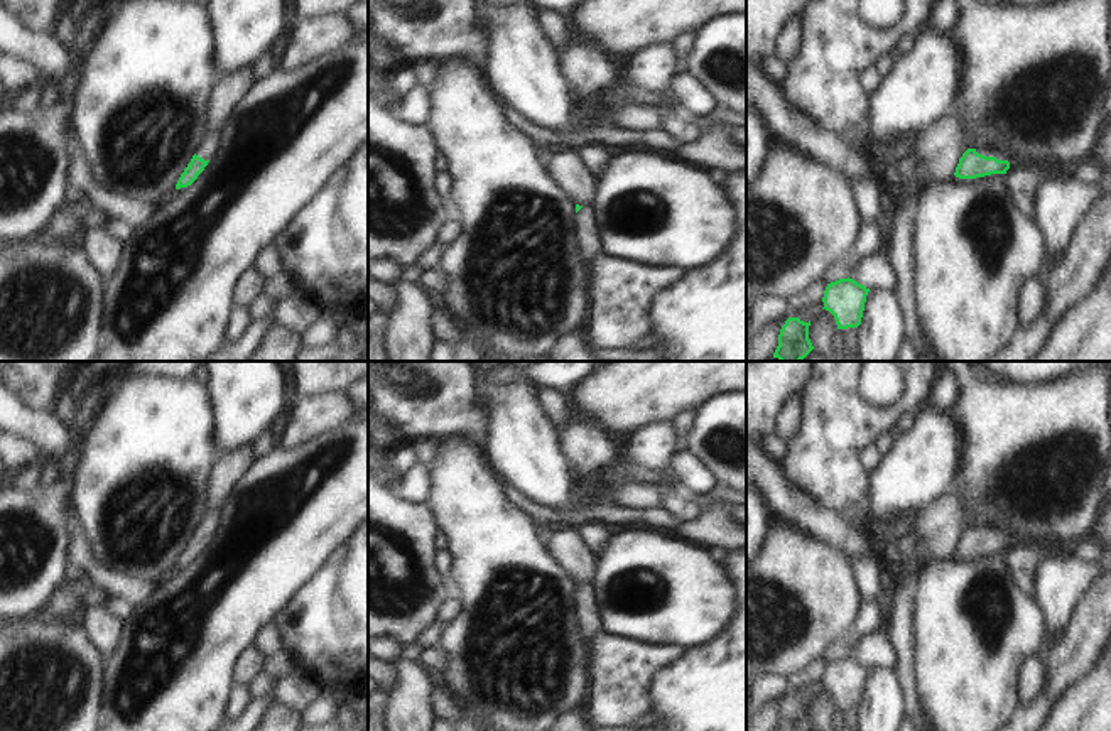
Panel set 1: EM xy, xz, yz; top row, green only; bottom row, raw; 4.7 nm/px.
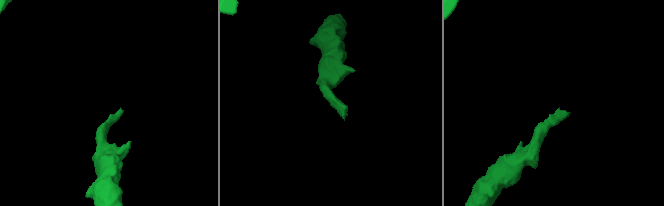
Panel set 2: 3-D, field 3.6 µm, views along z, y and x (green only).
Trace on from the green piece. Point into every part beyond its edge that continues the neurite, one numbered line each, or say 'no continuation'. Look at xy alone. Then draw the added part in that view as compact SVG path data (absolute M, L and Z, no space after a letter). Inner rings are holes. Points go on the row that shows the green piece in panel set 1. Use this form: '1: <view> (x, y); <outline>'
1: xy (208, 146); M208 132L201 143L198 145L196 155L199 155L204 160L211 160L218 149L218 140L219 140L218 132Z

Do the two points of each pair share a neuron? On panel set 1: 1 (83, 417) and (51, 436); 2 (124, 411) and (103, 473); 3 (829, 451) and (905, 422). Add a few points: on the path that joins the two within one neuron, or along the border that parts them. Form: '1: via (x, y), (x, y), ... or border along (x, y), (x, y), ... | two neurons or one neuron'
1: border along (68, 429), (75, 438) | two neurons
2: via (124, 426), (124, 453), (119, 458) | one neuron
3: border along (912, 411), (904, 411), (899, 416), (895, 429) | two neurons

